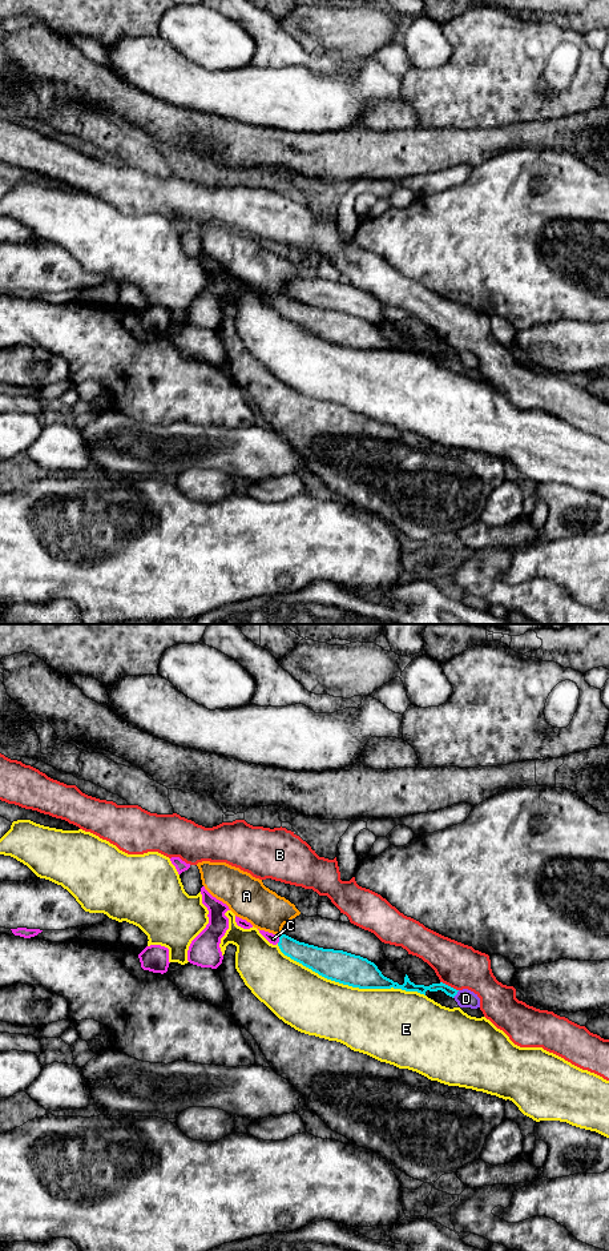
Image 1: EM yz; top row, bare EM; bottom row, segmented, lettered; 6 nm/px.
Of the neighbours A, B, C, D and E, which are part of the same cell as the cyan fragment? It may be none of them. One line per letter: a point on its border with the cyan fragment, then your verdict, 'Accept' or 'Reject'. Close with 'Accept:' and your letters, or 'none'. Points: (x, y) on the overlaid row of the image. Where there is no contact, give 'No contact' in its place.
A: Touches cyan at yz (282, 934). Reject
B: Touches cyan at yz (450, 986). Reject
C: Touches cyan at yz (279, 940). Accept
D: Touches cyan at yz (455, 994). Reject
E: Touches cyan at yz (350, 985). Reject
Accept: C

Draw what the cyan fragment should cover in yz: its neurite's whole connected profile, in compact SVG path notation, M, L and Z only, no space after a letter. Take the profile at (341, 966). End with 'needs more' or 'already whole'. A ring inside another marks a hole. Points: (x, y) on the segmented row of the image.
M265 930L259 933L273 945L278 945L281 952L291 960L311 969L319 976L359 989L402 989L406 991L418 991L426 995L426 991L441 990L449 997L455 997L459 990L440 982L429 986L415 985L408 976L404 983L399 985L384 977L378 966L363 958L343 950L323 949L304 942L299 942L286 934L277 936Z; needs more

